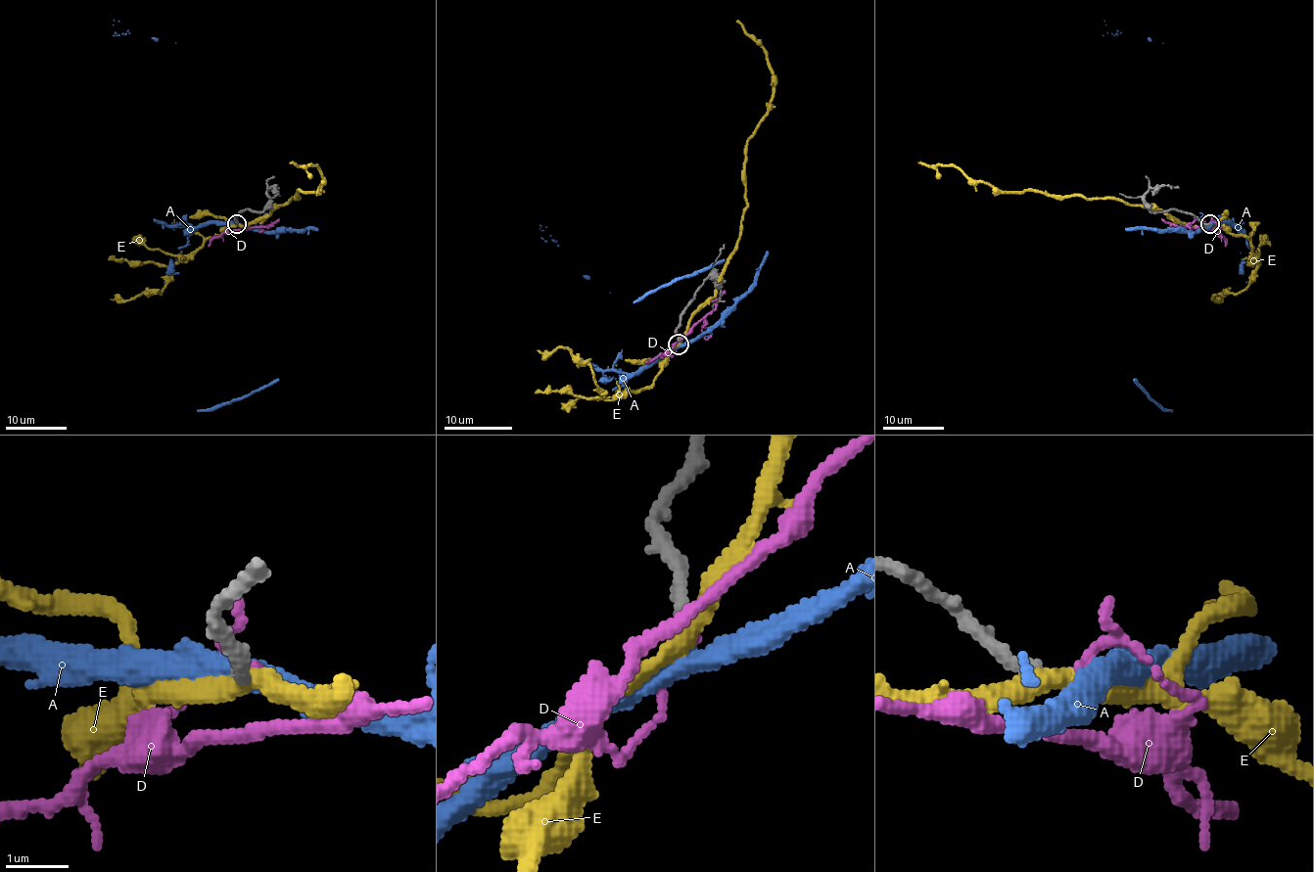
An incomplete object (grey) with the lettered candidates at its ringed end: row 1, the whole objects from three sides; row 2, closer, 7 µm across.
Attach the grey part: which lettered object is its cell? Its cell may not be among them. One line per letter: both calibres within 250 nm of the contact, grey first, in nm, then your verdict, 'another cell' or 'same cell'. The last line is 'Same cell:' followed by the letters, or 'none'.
A: 200/380 nm | same cell
D: 200/100 nm | another cell
E: 240/320 nm | another cell
Same cell: A

